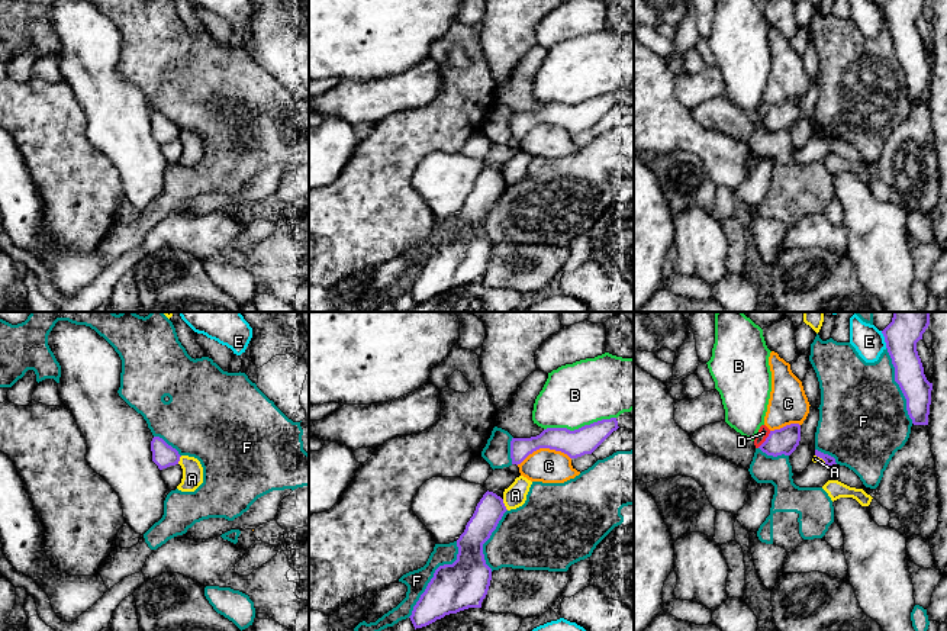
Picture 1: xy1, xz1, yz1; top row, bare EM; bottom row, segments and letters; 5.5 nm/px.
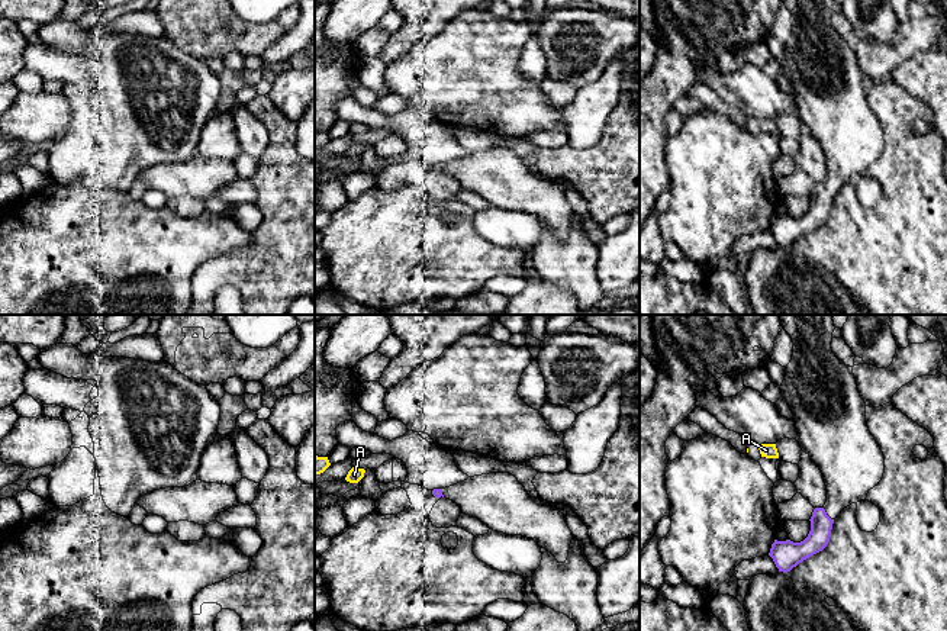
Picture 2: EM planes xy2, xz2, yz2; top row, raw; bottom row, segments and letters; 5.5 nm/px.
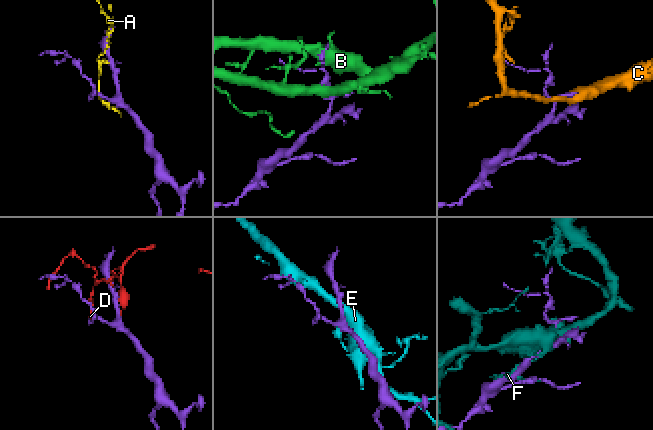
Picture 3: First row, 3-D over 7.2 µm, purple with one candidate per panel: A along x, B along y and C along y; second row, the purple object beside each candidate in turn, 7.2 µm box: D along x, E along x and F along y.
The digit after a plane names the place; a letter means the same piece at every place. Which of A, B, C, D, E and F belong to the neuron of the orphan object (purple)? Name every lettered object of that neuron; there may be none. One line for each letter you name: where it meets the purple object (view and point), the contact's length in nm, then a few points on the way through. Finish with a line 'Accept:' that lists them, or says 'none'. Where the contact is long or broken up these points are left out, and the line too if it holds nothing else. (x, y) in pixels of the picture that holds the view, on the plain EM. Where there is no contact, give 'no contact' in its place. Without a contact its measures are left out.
Accept: none

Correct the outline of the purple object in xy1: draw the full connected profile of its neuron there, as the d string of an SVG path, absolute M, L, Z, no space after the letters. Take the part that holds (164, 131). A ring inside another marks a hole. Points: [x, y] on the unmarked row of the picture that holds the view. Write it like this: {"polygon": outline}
{"polygon": "M154 112L151 116L152 136L160 145L175 141L180 136L180 129L175 123L168 120L162 113Z"}

